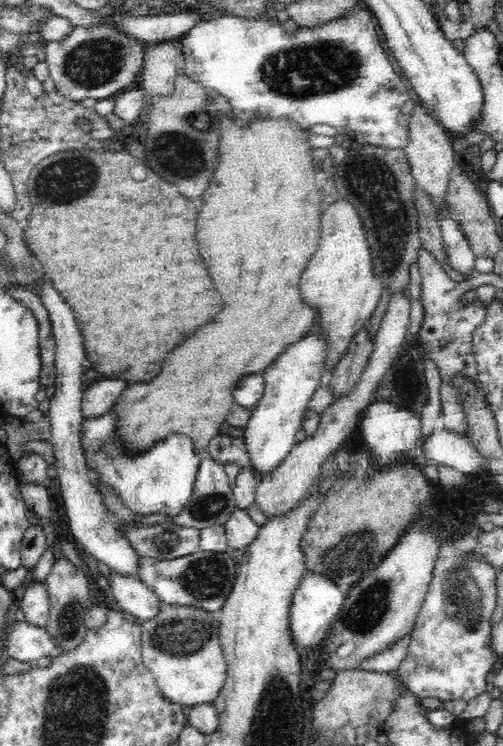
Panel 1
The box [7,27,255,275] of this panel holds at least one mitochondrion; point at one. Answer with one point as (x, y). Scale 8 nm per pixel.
(93, 63)

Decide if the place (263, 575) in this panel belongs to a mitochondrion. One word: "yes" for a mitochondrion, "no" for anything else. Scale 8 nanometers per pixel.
no

